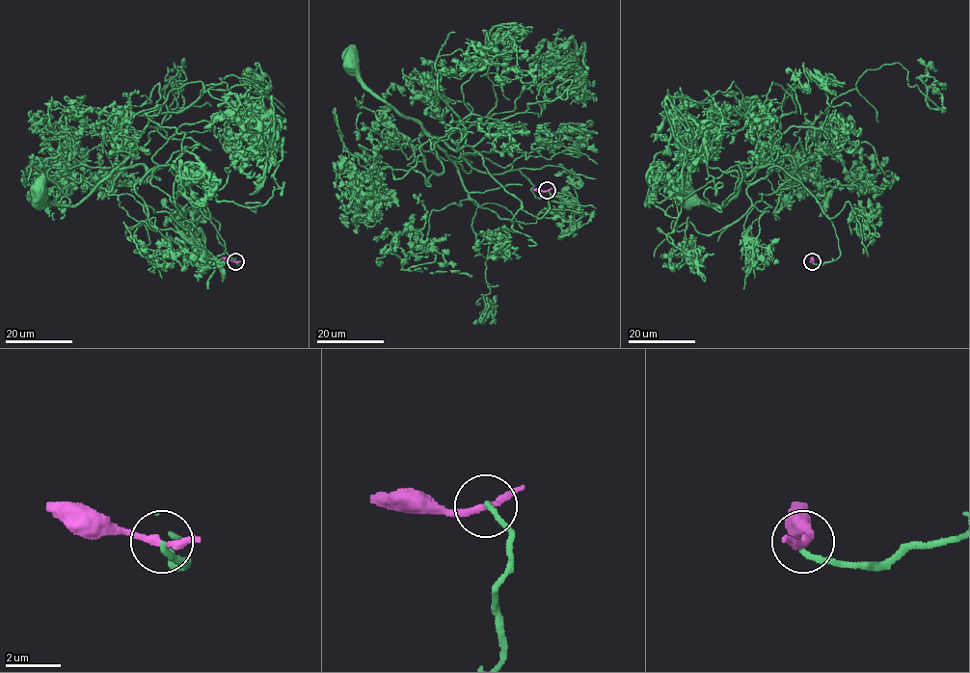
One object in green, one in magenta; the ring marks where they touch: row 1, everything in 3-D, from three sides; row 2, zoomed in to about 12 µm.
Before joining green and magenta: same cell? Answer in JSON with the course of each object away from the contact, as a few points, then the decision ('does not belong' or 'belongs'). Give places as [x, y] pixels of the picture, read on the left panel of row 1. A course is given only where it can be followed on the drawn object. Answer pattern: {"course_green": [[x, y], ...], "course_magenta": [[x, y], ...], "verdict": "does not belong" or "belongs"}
{"course_green": [[236, 262], [207, 207], [170, 165], [150, 172], [140, 165], [117, 167], [69, 206], [52, 204], [40, 195]], "course_magenta": [[236, 261], [222, 257]], "verdict": "does not belong"}

